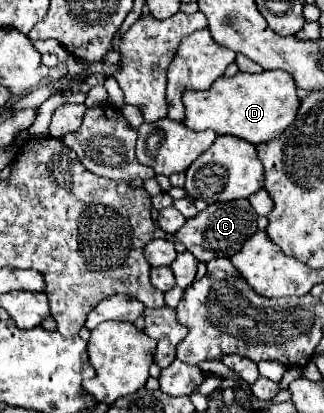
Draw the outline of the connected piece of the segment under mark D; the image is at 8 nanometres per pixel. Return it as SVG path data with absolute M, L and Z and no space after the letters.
M266 70L260 74L238 72L232 78L218 78L208 90L192 90L184 94L188 128L206 130L212 128L216 134L230 134L250 144L260 144L280 136L298 116L300 98L296 94L292 76L284 70Z

